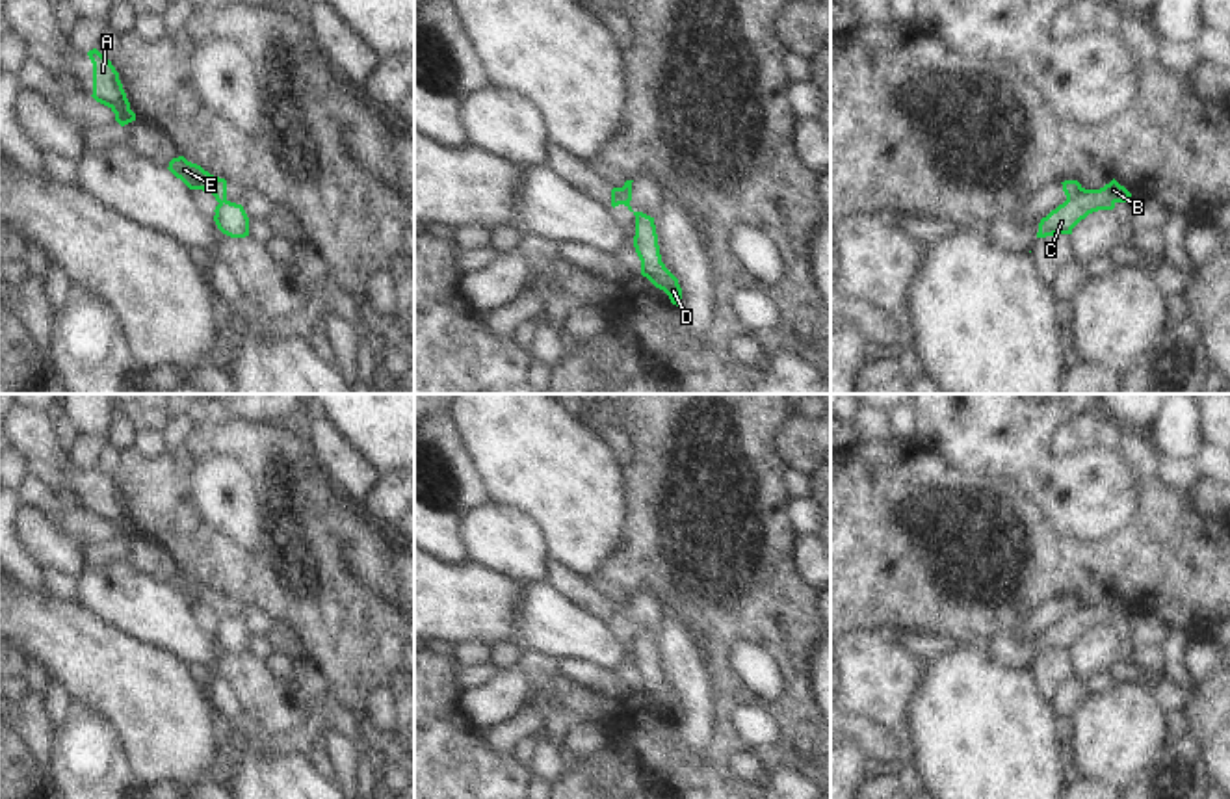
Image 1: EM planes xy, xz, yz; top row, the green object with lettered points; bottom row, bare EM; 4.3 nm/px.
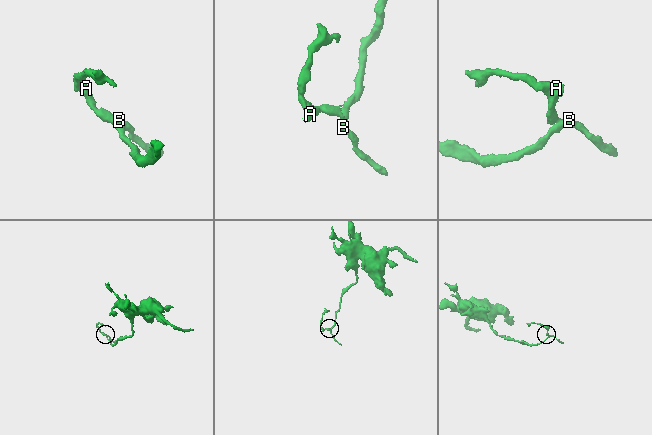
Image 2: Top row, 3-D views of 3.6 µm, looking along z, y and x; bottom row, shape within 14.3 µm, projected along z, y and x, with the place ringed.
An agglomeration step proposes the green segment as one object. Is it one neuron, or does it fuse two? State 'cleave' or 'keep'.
cleave

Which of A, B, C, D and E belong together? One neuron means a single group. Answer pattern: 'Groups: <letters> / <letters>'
Groups: A E / B C D.

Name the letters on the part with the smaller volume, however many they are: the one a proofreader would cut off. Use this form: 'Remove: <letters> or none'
Remove: A, E

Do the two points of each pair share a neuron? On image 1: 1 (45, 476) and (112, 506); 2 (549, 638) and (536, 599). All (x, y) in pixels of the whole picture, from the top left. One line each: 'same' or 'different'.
1: same
2: same

